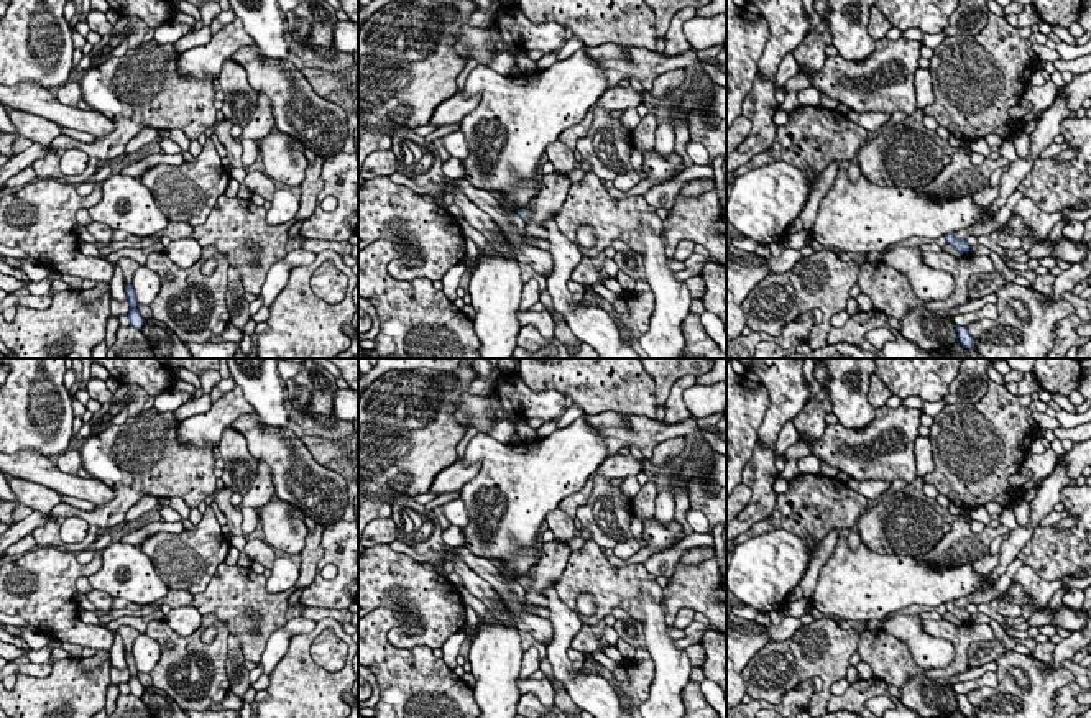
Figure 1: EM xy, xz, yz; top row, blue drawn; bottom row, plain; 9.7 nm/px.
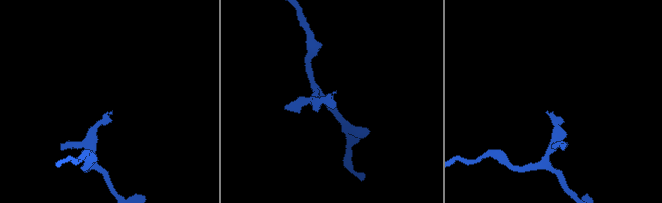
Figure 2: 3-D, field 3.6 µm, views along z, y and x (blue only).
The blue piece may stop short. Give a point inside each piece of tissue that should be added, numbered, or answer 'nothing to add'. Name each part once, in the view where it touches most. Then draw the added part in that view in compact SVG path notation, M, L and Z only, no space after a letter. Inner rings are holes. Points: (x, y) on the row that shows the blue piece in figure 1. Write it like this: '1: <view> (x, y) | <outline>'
1: xz (552, 194) | M555 171L552 174L544 174L542 187L536 196L536 207L522 210L526 222L534 220L542 227L547 219L560 210L562 204L567 199L570 184L572 181L569 177Z

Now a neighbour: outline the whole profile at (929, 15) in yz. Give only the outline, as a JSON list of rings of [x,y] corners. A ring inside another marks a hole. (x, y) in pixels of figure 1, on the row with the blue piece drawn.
[[[876,0],[876,8],[892,26],[902,31],[917,28],[923,33],[943,31],[958,5],[960,0]]]

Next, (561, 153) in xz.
[[[588,110],[582,122],[565,128],[559,138],[546,148],[549,161],[554,164],[555,173],[570,179],[570,171],[575,169],[575,154],[577,141],[587,136],[593,122],[593,112]]]

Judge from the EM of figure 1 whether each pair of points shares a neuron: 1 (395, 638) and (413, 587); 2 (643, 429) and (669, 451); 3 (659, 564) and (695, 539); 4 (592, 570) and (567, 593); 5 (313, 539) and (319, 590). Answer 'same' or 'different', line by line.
1: same
2: different
3: same
4: same
5: different

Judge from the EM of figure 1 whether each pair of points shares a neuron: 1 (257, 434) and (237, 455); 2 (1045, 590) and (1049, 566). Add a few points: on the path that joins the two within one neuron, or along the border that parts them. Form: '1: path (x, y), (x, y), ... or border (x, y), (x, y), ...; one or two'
1: border (229, 426), (245, 439), (248, 451), (258, 460); two
2: border (1024, 564), (1044, 579), (1060, 579); two

